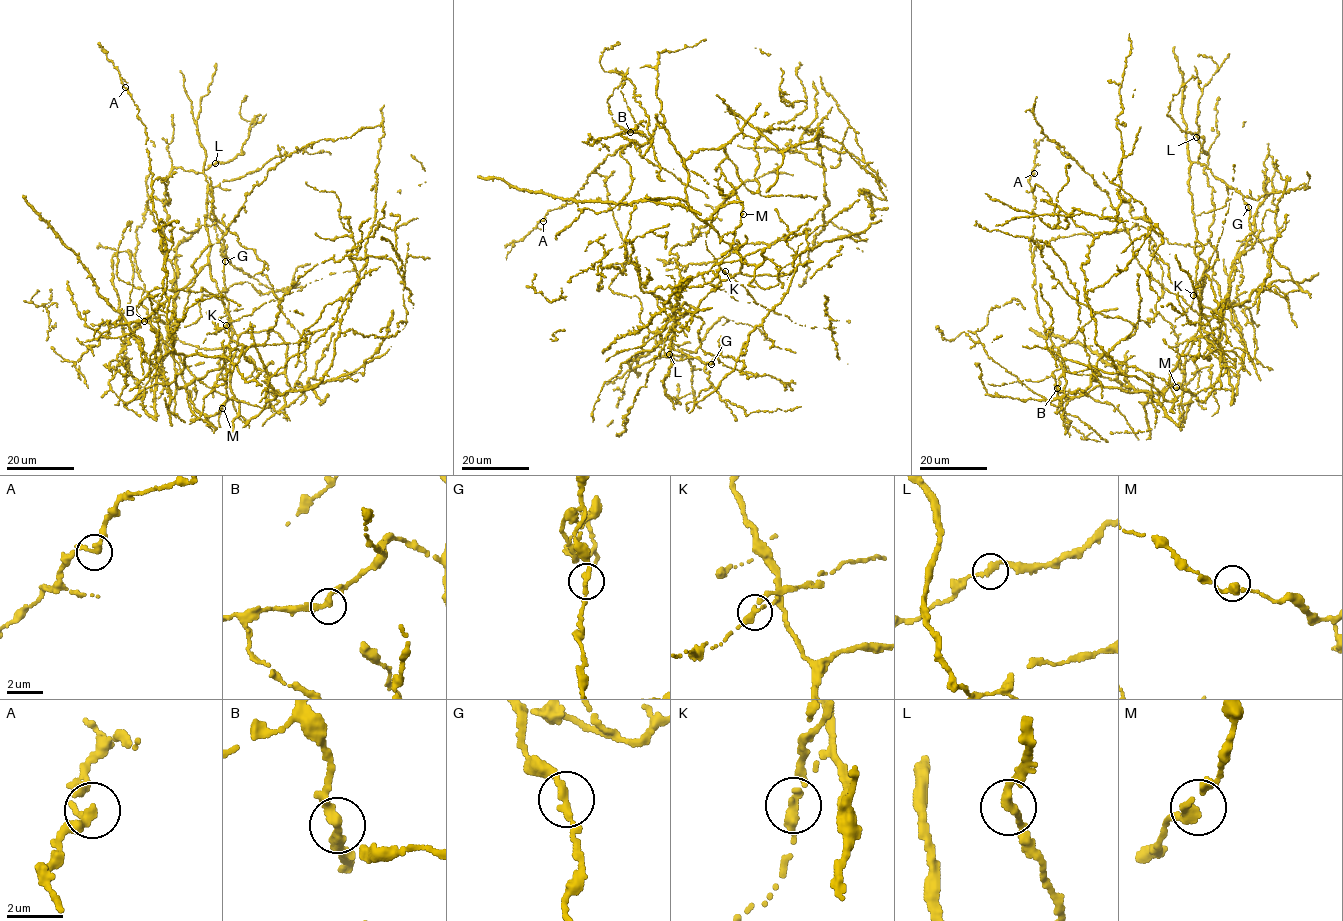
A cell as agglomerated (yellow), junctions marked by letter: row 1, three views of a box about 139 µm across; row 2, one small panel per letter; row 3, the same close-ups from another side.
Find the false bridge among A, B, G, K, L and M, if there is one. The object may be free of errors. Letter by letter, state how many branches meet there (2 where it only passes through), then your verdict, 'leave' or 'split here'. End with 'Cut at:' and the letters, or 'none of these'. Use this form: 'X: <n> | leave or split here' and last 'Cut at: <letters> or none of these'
A: 2 | leave
B: 2 | leave
G: 2 | leave
K: 2 | split here
L: 2 | leave
M: 2 | leave
Cut at: K

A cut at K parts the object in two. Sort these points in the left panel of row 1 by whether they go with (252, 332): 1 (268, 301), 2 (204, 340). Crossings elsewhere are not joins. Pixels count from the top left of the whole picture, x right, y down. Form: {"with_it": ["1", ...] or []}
{"with_it": []}

